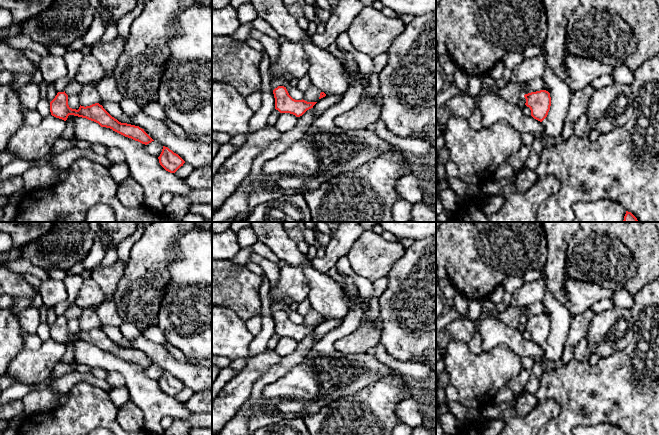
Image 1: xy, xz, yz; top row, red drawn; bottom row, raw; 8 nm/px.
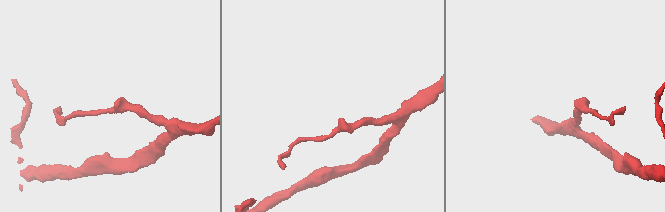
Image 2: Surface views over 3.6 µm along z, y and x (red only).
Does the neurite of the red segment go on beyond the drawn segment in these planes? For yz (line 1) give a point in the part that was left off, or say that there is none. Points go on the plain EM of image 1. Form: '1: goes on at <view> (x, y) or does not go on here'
1: does not go on here

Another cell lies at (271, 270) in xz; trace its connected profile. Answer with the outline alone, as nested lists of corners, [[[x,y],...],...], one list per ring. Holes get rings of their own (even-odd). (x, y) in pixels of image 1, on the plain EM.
[[[253,253],[250,256],[250,262],[255,263],[262,268],[265,277],[268,279],[270,287],[275,288],[278,283],[281,267],[276,262],[271,262],[256,253]]]

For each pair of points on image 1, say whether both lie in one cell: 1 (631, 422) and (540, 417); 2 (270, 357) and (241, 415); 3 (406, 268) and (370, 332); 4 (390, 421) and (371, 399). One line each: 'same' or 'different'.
1: different
2: different
3: different
4: same

